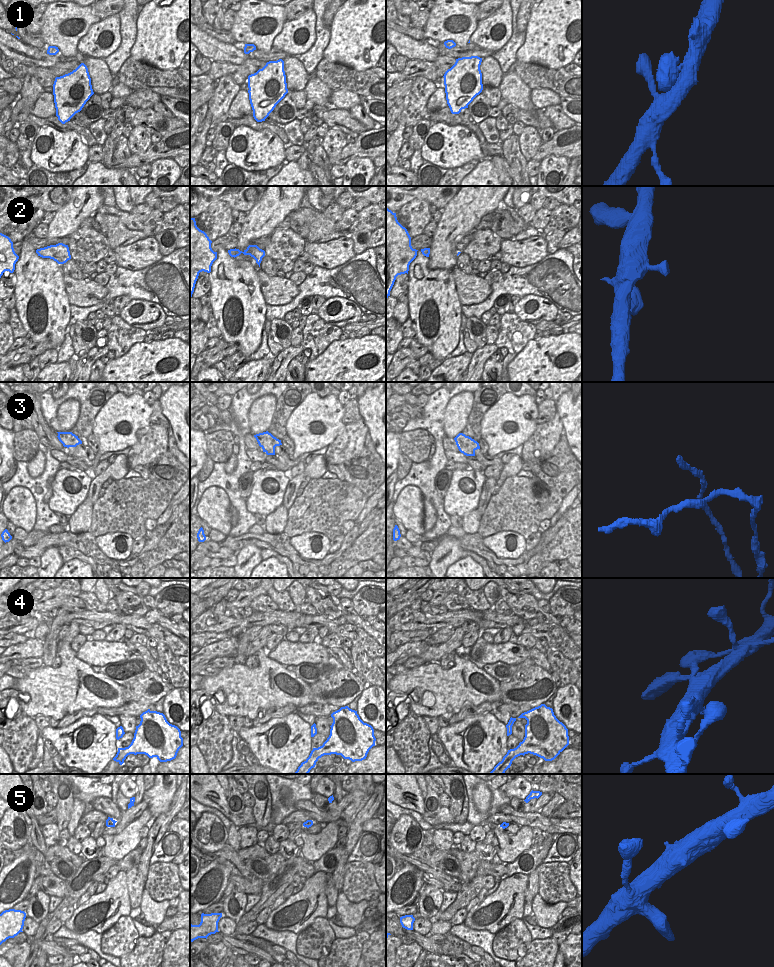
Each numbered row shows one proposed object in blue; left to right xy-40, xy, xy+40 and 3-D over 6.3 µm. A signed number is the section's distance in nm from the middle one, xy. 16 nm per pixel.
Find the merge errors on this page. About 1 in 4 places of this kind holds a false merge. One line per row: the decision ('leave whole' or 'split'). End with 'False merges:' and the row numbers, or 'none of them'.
1: leave whole
2: leave whole
3: split
4: leave whole
5: leave whole
False merges: 3

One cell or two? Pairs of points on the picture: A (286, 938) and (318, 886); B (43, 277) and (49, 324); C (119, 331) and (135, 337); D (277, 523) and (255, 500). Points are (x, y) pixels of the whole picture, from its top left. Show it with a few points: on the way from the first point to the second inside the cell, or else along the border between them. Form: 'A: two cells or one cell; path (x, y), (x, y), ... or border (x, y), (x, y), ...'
A: two cells; border (267, 927), (273, 930), (291, 930), (297, 934)
B: one cell; path (43, 289), (48, 312)
C: one cell; path (123, 335), (131, 335)
D: two cells; border (282, 504), (265, 517)

